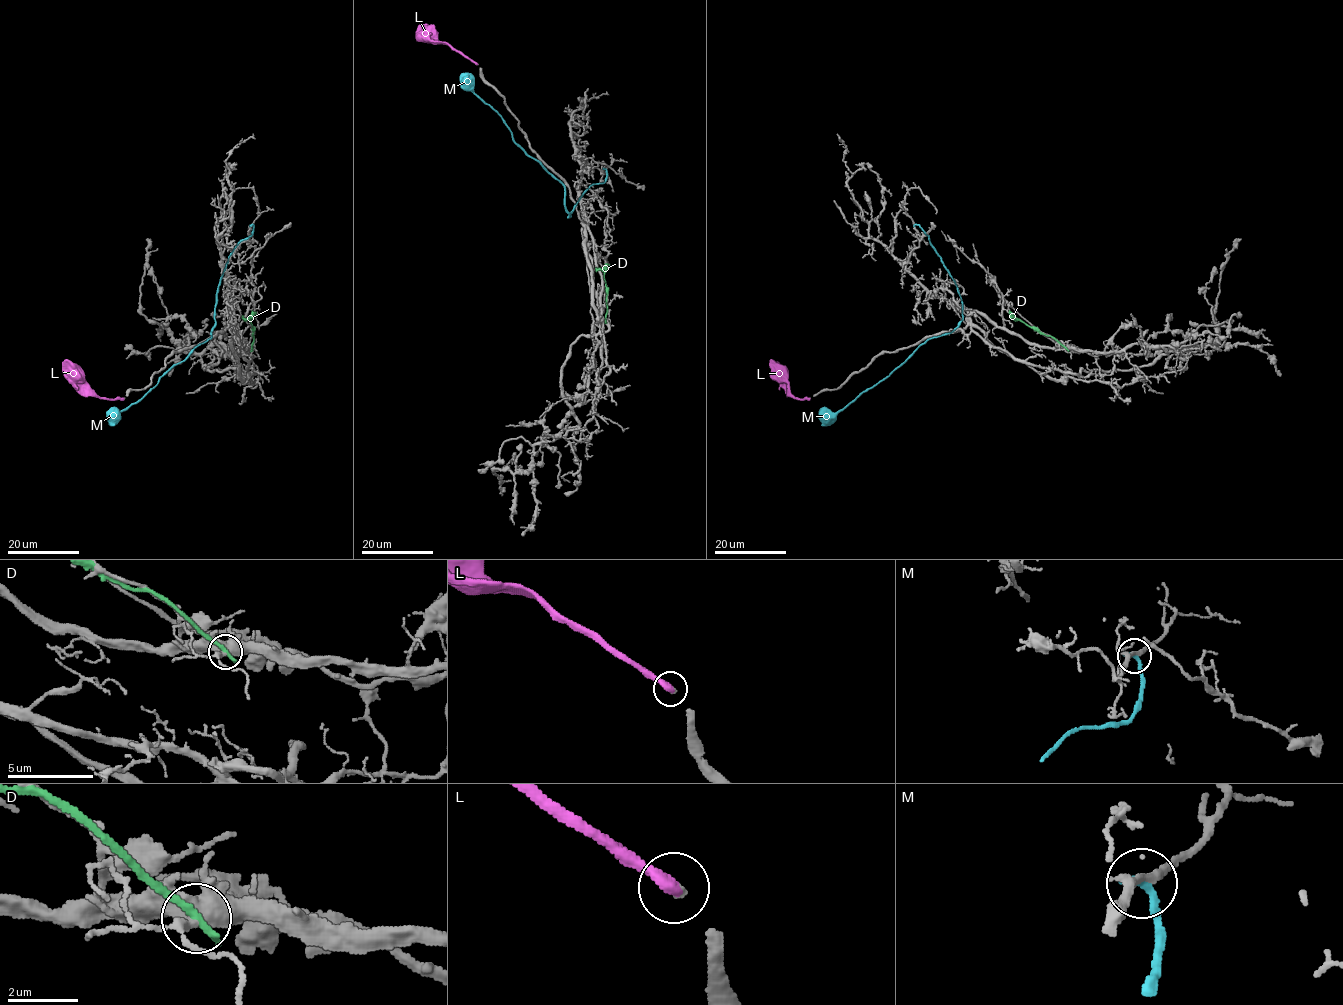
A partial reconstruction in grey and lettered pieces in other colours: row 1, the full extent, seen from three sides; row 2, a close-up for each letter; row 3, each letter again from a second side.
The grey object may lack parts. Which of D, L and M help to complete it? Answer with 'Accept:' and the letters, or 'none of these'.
Accept: L

